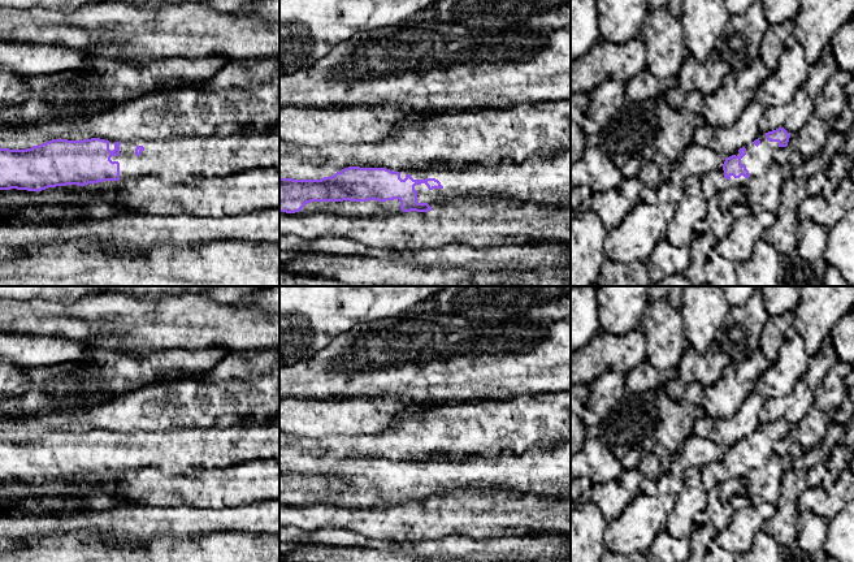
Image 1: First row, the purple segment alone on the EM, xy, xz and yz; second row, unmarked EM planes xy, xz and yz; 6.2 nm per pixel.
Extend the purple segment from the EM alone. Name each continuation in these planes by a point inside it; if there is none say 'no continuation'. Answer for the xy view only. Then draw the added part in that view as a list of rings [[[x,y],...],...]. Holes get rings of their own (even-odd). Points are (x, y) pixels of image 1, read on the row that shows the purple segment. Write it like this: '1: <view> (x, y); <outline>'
1: xy (183, 160); [[[279,133],[233,135],[227,138],[181,138],[166,142],[121,142],[120,155],[112,156],[120,163],[120,180],[157,177],[166,183],[188,183],[196,178],[229,177],[252,169],[279,169]]]

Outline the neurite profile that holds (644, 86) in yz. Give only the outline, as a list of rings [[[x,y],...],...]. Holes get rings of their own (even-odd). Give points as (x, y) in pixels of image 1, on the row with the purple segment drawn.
[[[647,68],[625,83],[625,101],[643,101],[664,94],[677,86],[677,78],[656,78]]]

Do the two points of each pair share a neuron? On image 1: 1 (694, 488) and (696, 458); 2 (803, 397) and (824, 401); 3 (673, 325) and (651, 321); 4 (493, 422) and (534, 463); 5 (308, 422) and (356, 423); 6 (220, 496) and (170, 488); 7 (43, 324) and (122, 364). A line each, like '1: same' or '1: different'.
1: different
2: different
3: same
4: different
5: same
6: same
7: different

